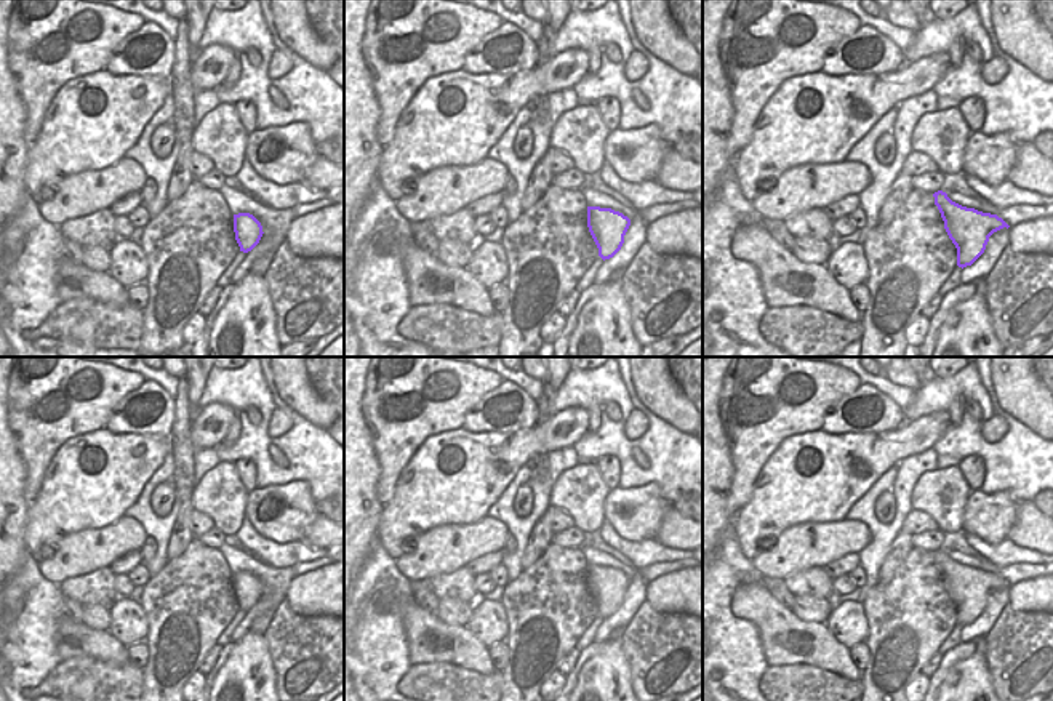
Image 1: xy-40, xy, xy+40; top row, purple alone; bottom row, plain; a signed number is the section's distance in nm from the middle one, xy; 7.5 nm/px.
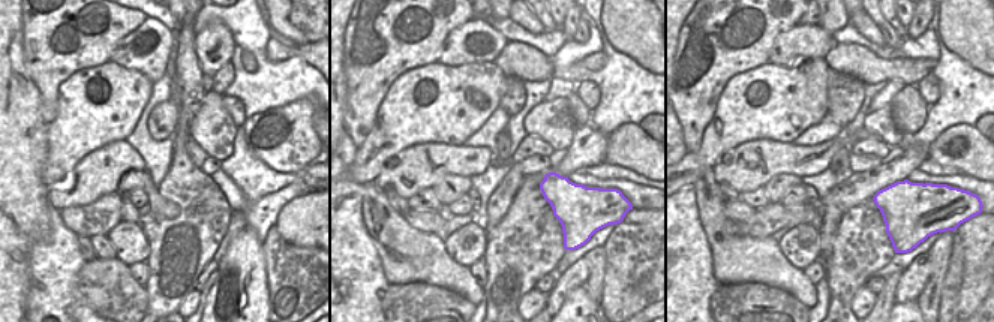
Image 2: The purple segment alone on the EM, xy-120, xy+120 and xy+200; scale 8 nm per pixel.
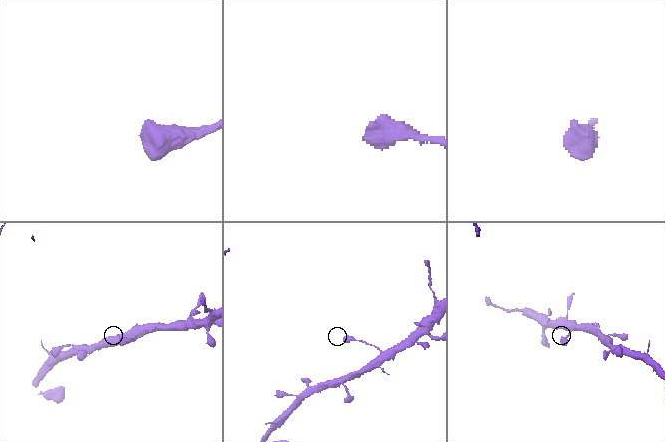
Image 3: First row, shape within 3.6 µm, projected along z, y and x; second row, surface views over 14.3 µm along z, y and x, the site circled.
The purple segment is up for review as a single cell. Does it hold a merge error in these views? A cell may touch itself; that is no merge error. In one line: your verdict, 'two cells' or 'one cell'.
two cells

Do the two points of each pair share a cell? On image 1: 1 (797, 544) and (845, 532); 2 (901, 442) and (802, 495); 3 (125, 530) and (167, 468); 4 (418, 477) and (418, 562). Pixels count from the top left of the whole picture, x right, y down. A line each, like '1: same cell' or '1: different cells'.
1: same cell
2: same cell
3: different cells
4: different cells

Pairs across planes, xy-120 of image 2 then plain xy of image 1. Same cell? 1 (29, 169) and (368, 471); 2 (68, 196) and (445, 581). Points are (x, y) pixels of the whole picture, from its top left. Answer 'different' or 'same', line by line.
1: same
2: different

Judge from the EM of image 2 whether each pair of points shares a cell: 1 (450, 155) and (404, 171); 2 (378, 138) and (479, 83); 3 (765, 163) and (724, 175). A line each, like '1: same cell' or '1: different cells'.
1: same cell
2: same cell
3: same cell

